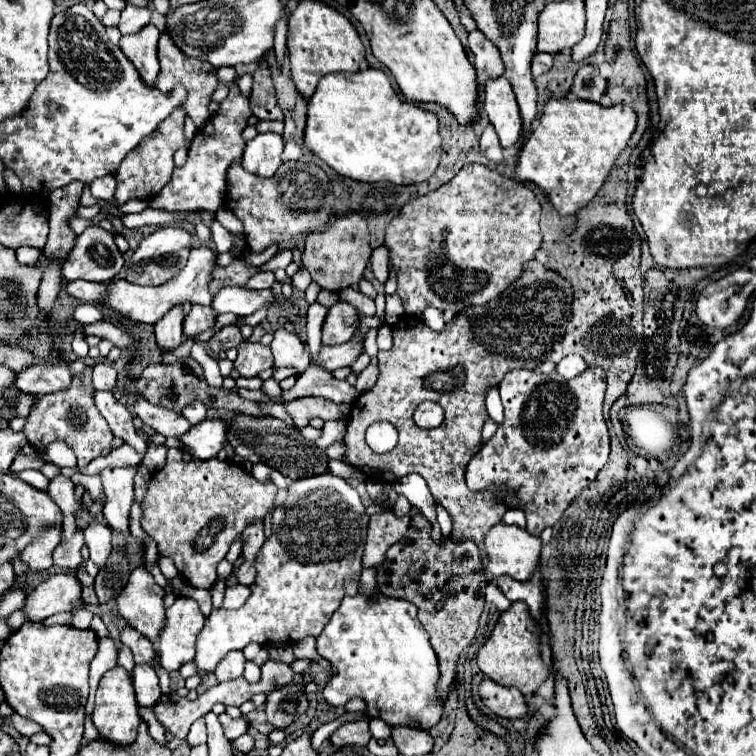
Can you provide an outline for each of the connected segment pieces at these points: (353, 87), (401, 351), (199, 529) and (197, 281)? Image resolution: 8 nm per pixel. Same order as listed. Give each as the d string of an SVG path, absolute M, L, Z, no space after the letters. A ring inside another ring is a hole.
M371 67L365 71L357 71L357 75L331 73L319 81L309 101L305 145L339 175L363 183L377 183L377 181L389 181L395 185L421 183L427 181L437 171L441 161L439 155L441 135L437 115L399 97L391 87L389 77L381 69Z
M533 259L523 265L521 277L515 279L497 299L479 307L465 307L459 315L453 317L453 321L445 323L443 331L431 331L419 317L403 315L393 325L393 347L389 351L377 353L379 369L381 369L377 385L371 391L361 393L359 399L351 405L351 417L347 423L347 433L343 437L343 443L347 447L347 461L355 465L361 473L365 473L371 481L379 481L379 483L391 483L409 473L421 475L427 481L433 499L441 503L453 519L453 541L471 539L477 545L481 545L485 531L489 531L493 523L499 523L505 511L509 510L509 505L505 503L507 491L503 485L490 485L485 491L471 491L465 485L465 467L471 461L471 457L479 453L483 445L481 429L485 417L489 417L485 411L485 393L491 387L497 387L505 373L513 369L537 369L545 361L553 345L561 341L565 333L565 325L571 315L571 303L573 303L571 283L559 273L547 269L545 265ZM427 399L439 403L445 411L445 421L435 429L421 429L413 421L413 409ZM377 421L389 421L399 431L397 447L383 455L371 451L369 445L365 443L367 427Z
M169 449L165 467L153 473L141 501L141 527L155 539L159 553L173 559L189 585L211 589L217 579L217 563L227 555L233 539L253 519L269 513L275 495L273 483L259 483L231 459L183 461L181 449Z
M199 247L193 249L189 255L187 265L173 277L169 279L169 283L161 285L161 287L137 287L135 283L129 283L125 279L113 279L109 283L89 283L89 281L77 281L77 283L67 283L67 293L75 299L79 299L81 303L91 303L91 305L109 305L113 307L117 313L121 313L125 319L131 319L135 325L155 325L171 307L175 305L183 305L185 301L195 303L203 303L203 305L211 305L213 297L207 289L209 279L211 279L211 271L215 269L217 261L217 253L213 253L209 247Z

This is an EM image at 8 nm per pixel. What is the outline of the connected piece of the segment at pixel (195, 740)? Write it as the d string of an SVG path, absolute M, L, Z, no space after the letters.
M198 719L195 721L195 725L190 727L186 740L191 747L207 742L207 732L204 719Z

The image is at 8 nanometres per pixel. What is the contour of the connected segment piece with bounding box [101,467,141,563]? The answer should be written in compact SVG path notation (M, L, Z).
M107 467L101 471L101 483L107 495L107 503L103 507L105 523L125 537L127 555L131 555L139 563L139 541L129 531L129 511L133 503L135 473L137 467Z

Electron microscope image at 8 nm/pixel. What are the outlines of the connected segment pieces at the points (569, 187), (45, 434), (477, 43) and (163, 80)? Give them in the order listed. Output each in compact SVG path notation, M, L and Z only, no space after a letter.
M569 97L549 99L539 125L521 149L517 179L527 179L541 187L559 215L577 215L601 189L635 127L637 115L627 105L601 107L599 103Z
M87 365L83 375L73 375L73 381L67 389L43 395L41 401L31 409L27 417L27 425L23 429L29 437L29 443L41 453L49 443L61 439L75 451L79 467L89 465L89 461L99 457L103 449L109 449L113 433L109 431L109 425L95 407L93 391L95 389L91 385L91 365Z
M473 29L469 31L469 47L473 51L473 65L477 71L477 93L479 93L479 103L477 103L477 121L481 119L481 107L483 107L483 93L485 93L485 85L489 79L497 79L503 75L503 63L501 63L501 55L497 51L497 47L493 47L493 43L479 31Z
M161 33L161 39L159 39L159 63L161 63L161 73L157 77L155 87L161 89L163 93L171 93L173 87L177 83L181 83L187 89L187 99L183 103L183 109L187 111L187 115L193 119L193 123L197 127L203 127L211 115L209 103L211 103L211 95L219 83L213 67L209 67L209 63L201 63L199 59L189 59L187 55L181 55L181 51L177 51L177 47L173 47L173 41L165 33Z

